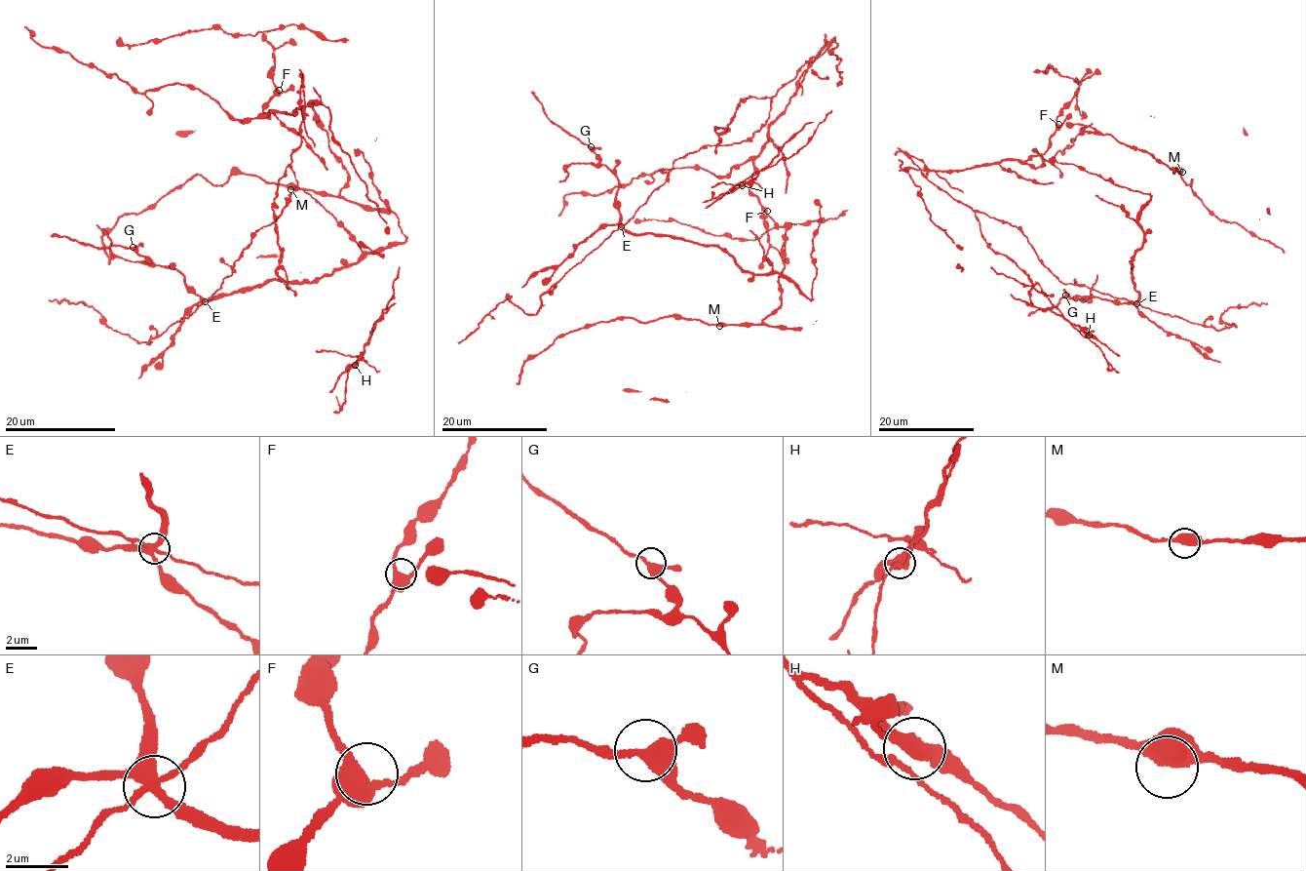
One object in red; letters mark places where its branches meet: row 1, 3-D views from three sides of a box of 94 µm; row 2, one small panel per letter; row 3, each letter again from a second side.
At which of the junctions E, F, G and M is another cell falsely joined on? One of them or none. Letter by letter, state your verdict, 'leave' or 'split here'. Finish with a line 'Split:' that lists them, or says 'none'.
E: split here
F: leave
G: leave
M: leave
Split: E

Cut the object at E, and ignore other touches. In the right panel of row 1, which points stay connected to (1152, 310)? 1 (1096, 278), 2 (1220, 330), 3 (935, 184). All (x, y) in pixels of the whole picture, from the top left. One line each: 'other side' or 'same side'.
1: other side
2: same side
3: same side

